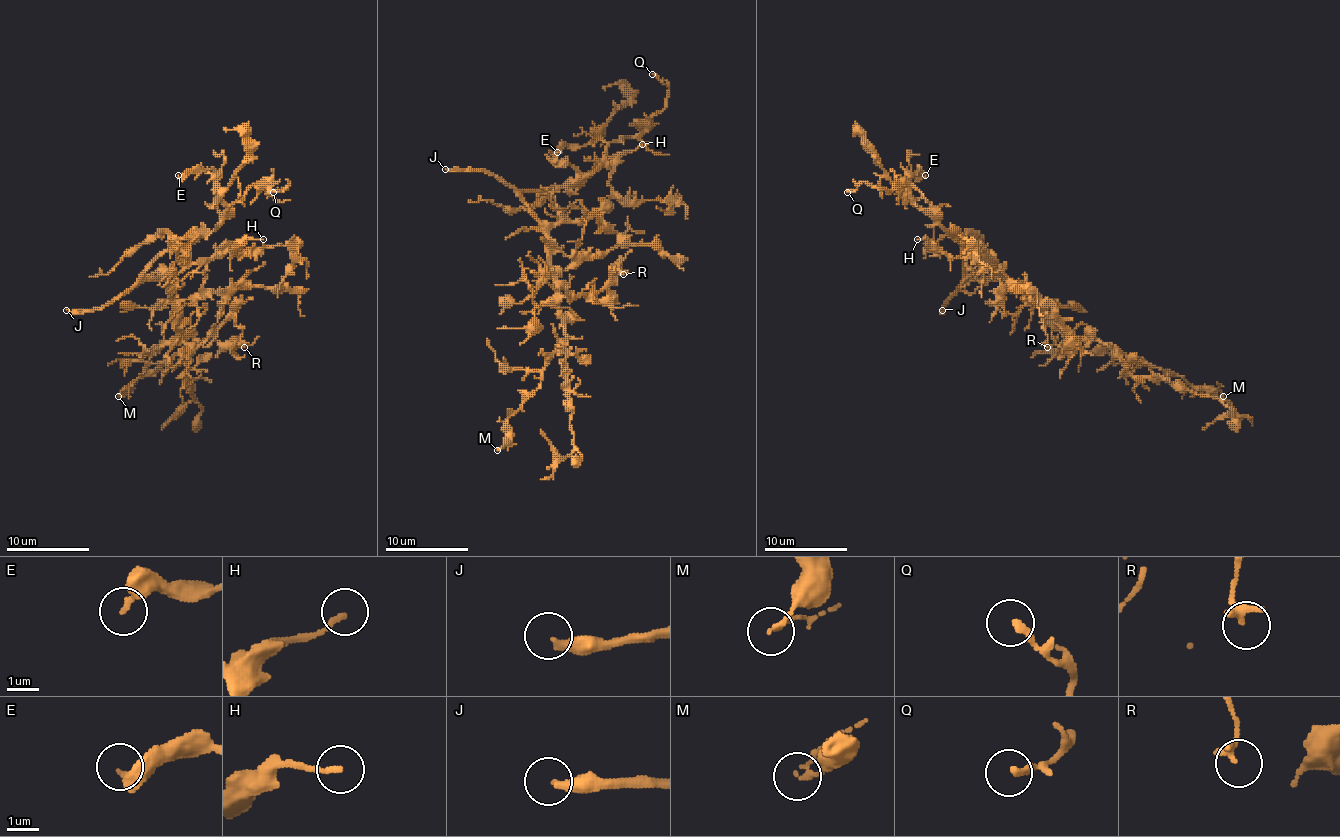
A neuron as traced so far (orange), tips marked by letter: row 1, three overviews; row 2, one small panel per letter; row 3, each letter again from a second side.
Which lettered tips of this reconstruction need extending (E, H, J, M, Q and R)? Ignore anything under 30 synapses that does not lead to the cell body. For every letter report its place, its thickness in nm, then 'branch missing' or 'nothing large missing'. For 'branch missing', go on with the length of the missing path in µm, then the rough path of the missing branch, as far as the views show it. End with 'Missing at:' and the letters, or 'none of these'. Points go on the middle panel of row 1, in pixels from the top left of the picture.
E: at (557, 152); 240 nm thick; nothing large missing
H: at (642, 144); 160 nm thick; nothing large missing
J: at (445, 169); 320 nm thick; branch missing; about 45 µm are missing
M: at (497, 450); 110 nm thick; nothing large missing
Q: at (652, 74); 240 nm thick; nothing large missing
R: at (623, 274); 300 nm thick; nothing large missing
Missing at: J

